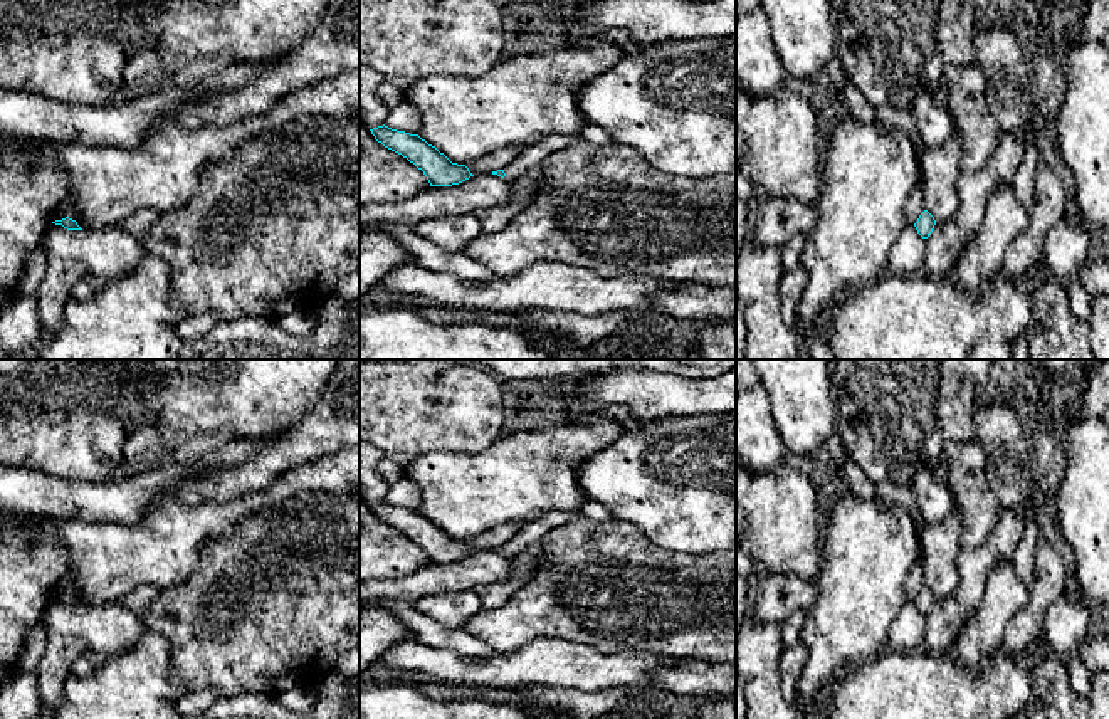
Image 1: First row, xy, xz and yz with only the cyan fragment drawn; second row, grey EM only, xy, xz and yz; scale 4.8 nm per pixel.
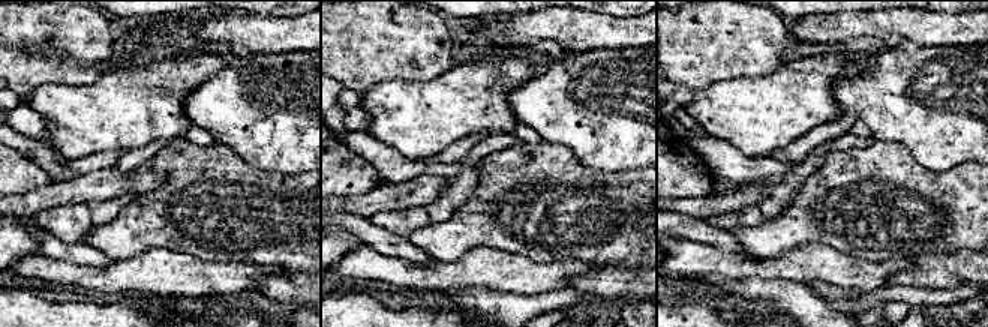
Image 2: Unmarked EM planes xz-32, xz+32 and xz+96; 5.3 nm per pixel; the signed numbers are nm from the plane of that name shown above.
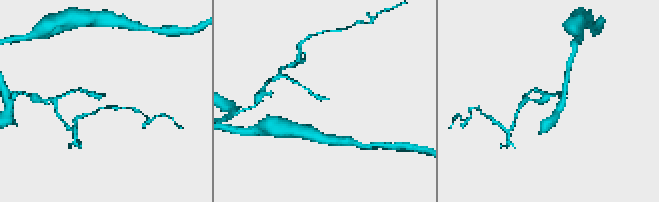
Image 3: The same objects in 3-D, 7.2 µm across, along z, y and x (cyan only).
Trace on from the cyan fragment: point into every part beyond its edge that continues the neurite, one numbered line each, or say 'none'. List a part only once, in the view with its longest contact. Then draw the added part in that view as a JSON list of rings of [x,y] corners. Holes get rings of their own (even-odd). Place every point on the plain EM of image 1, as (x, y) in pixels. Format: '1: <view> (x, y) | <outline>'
1: xz (530, 536) | [[[553,511],[553,512],[541,516],[536,521],[524,524],[524,527],[504,544],[504,549],[506,549],[504,556],[514,558],[526,548],[536,549],[539,541],[549,531],[571,522],[575,517],[576,514],[571,514],[571,512]]]

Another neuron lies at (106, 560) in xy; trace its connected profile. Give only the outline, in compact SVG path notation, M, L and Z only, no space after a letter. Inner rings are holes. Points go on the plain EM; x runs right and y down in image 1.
M355 447L294 465L279 475L271 487L240 497L187 506L175 496L168 496L151 504L138 524L87 524L77 519L52 519L49 527L69 553L69 569L57 580L52 598L69 593L82 606L104 606L121 600L143 583L151 583L158 590L170 588L188 578L198 566L200 549L205 543L230 536L254 512L301 492L346 496L358 489L360 447Z

